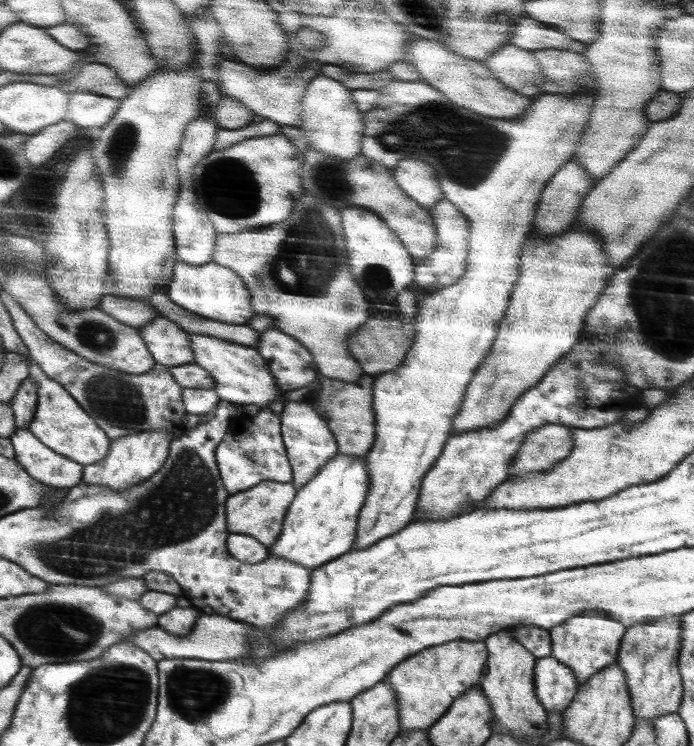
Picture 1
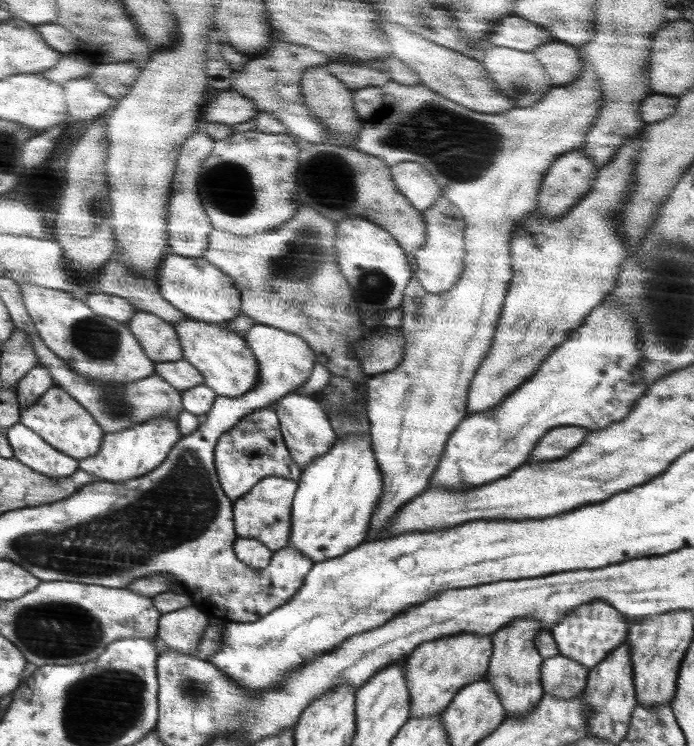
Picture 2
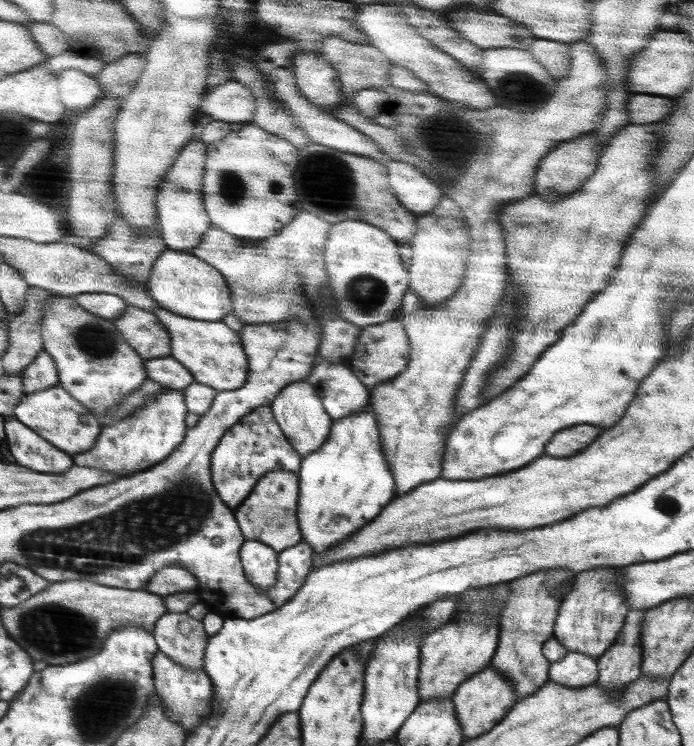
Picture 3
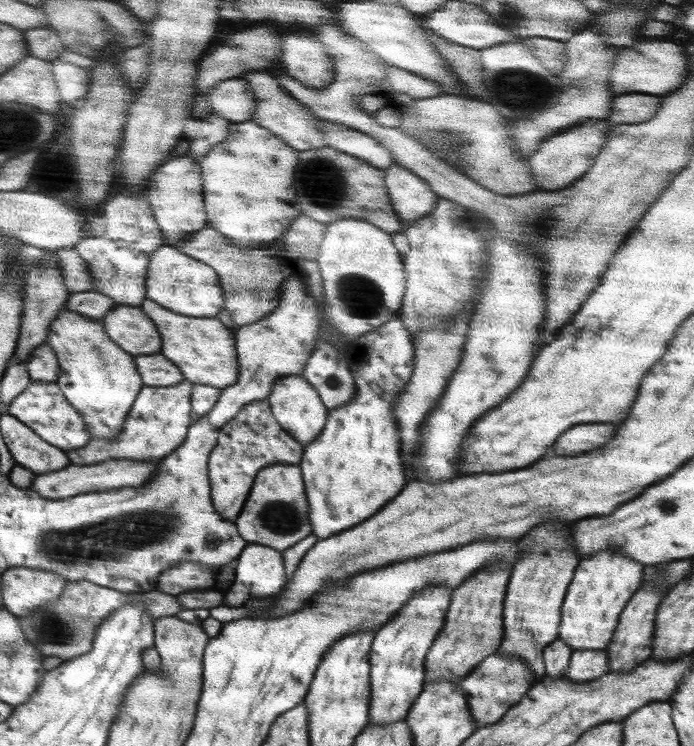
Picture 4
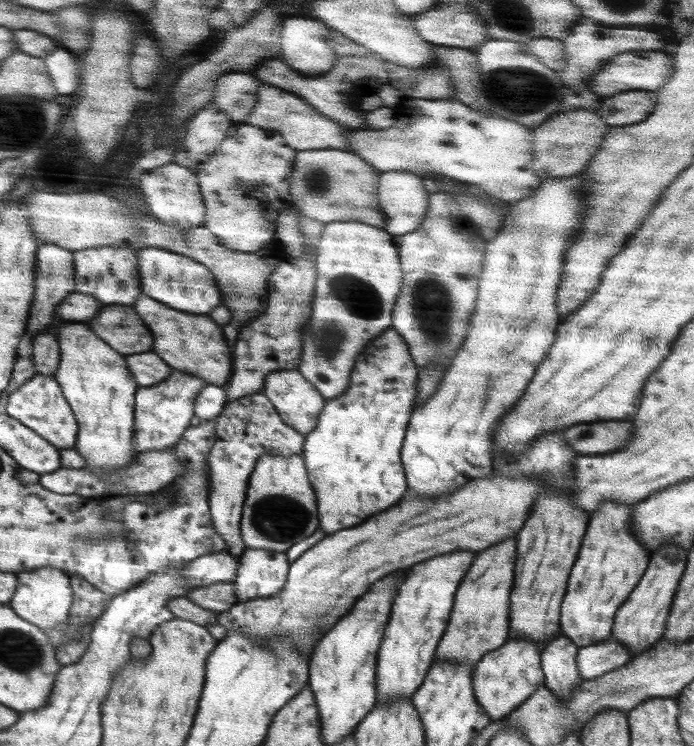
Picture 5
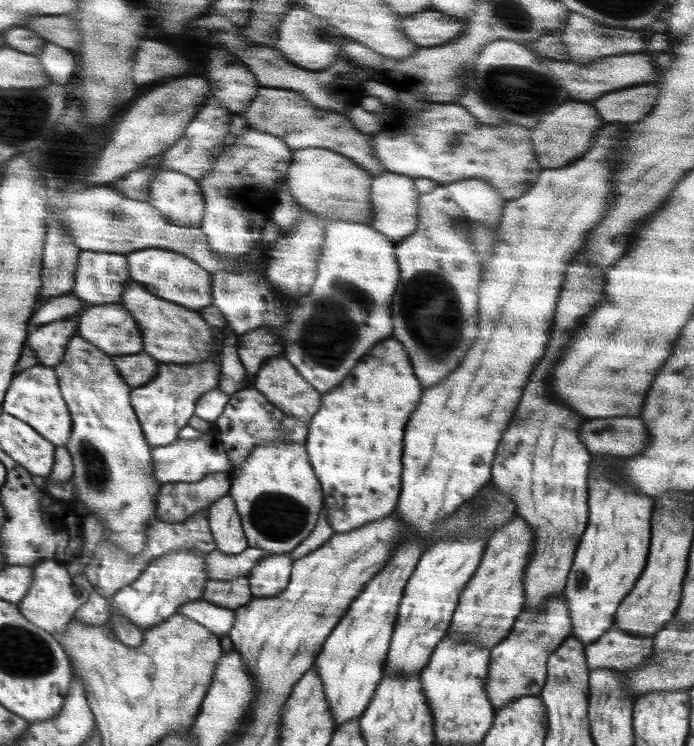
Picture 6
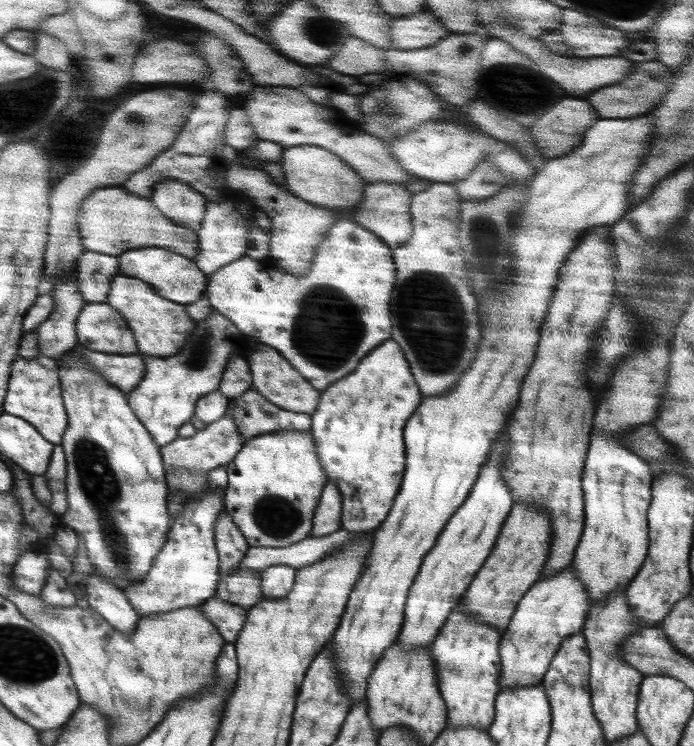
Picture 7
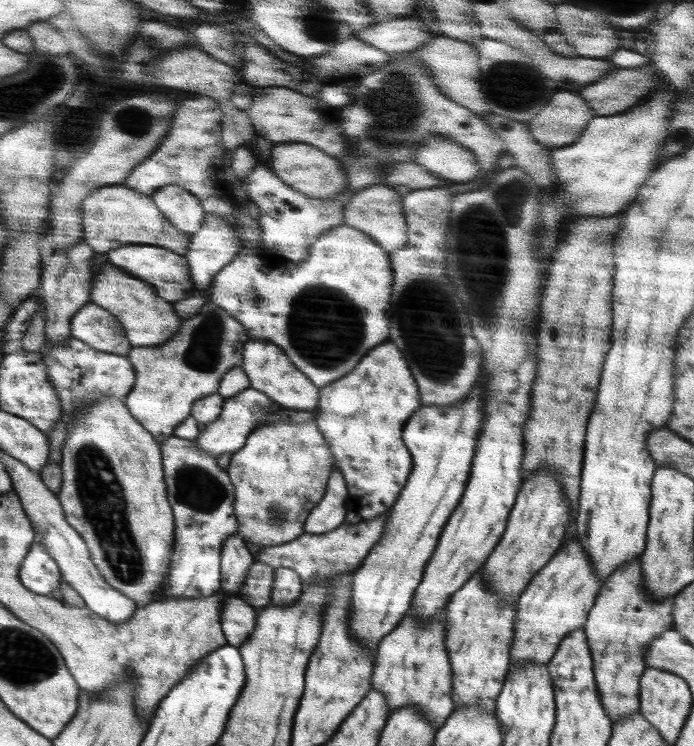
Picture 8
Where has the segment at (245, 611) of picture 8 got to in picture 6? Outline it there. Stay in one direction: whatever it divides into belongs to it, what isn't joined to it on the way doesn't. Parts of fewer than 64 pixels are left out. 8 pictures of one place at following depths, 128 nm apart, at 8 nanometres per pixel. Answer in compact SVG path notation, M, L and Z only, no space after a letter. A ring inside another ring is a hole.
M202 599L184 604L179 612L205 625L218 637L226 636L236 620L236 613L233 609L224 608Z

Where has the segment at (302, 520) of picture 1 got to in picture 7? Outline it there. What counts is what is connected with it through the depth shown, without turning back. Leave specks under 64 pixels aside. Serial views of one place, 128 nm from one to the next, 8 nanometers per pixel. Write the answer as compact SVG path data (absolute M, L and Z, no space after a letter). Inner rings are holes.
M386 340L382 348L370 352L358 372L354 370L345 378L322 392L318 412L311 414L311 431L314 443L318 444L316 453L322 469L346 492L342 501L342 515L346 516L342 530L373 532L388 518L400 494L406 469L402 432L424 395L394 340Z

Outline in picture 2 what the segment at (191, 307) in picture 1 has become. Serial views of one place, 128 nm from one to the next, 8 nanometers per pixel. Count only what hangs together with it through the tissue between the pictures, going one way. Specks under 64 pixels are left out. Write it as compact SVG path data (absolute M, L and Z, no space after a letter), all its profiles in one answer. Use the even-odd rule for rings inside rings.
M168 254L156 279L166 300L180 308L190 319L224 323L242 314L241 293L228 274L209 263L203 256L192 258Z

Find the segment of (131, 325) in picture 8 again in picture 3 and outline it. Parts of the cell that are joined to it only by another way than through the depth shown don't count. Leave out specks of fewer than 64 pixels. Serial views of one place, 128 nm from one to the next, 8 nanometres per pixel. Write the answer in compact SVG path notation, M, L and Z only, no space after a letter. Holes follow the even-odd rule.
M162 306L156 307L154 313L172 334L173 357L182 361L196 382L207 384L217 391L234 390L246 383L249 378L249 358L245 354L245 346L241 344L239 332L221 320L196 320Z

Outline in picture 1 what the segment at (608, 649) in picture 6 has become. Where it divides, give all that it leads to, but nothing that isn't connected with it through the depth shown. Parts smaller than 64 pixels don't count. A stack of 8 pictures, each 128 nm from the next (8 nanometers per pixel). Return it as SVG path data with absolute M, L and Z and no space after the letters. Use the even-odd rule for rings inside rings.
M550 655L537 658L534 666L534 691L546 712L563 712L577 696L581 684L573 669Z

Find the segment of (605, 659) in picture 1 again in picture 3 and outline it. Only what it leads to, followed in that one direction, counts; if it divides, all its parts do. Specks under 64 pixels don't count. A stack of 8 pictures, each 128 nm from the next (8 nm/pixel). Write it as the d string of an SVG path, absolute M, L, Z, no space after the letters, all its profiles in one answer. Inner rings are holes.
M592 568L576 576L574 586L561 604L554 628L554 638L561 641L568 652L576 651L600 658L617 642L618 633L629 611L629 604L625 592L614 582L616 576L620 576L618 568Z

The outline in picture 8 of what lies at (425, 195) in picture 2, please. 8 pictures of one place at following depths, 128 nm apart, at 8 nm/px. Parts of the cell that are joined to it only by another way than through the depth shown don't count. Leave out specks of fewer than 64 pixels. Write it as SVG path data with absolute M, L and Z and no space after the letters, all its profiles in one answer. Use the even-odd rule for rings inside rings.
M375 185L356 192L353 198L345 206L344 222L352 228L358 228L368 234L372 240L377 241L386 250L397 251L406 246L408 238L408 222L405 220L404 201L394 188L389 185Z

